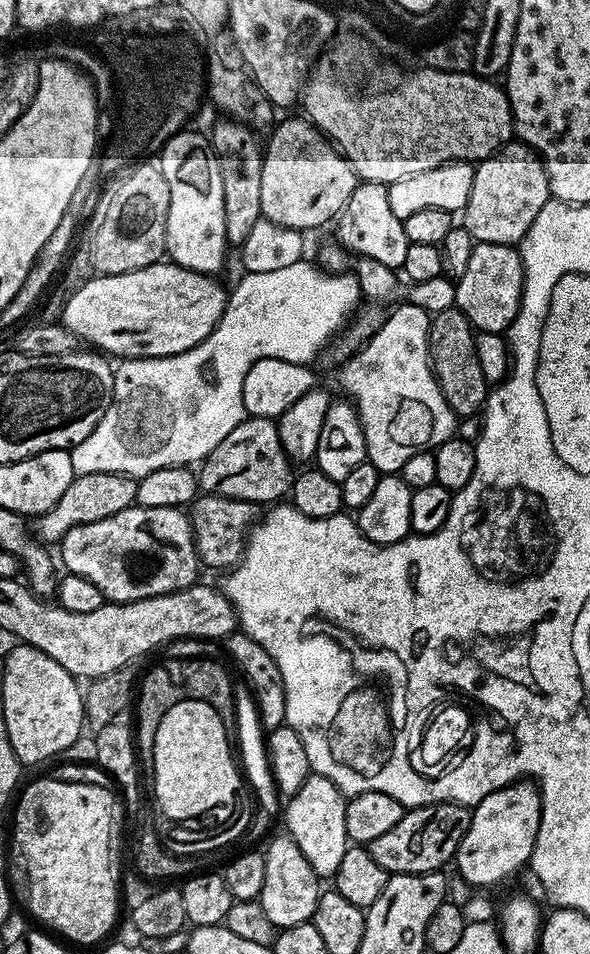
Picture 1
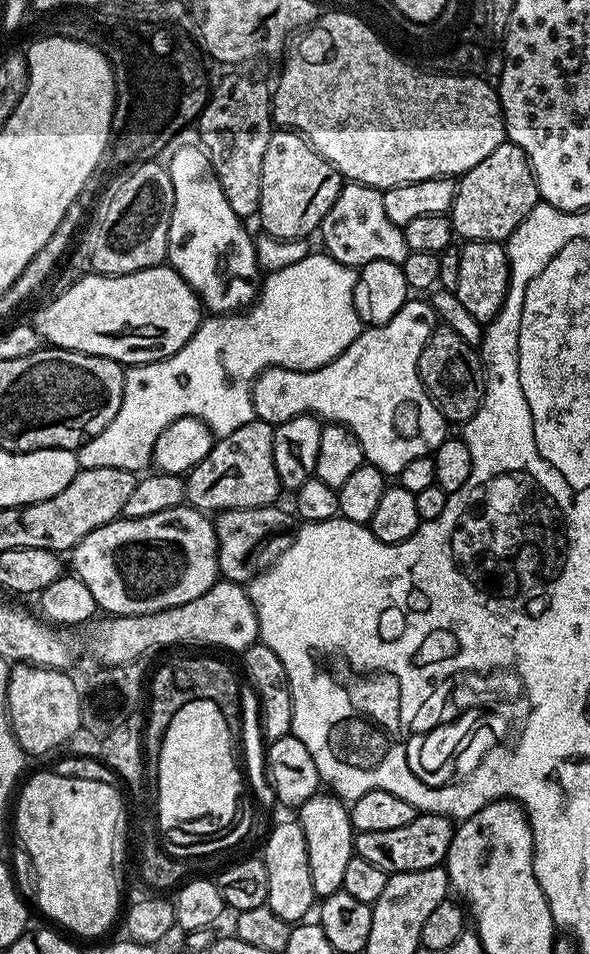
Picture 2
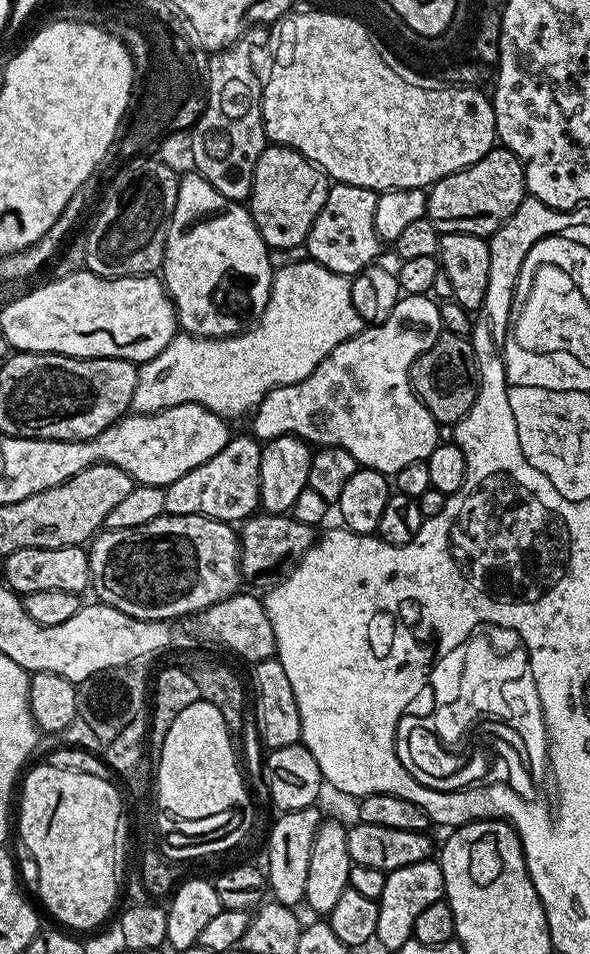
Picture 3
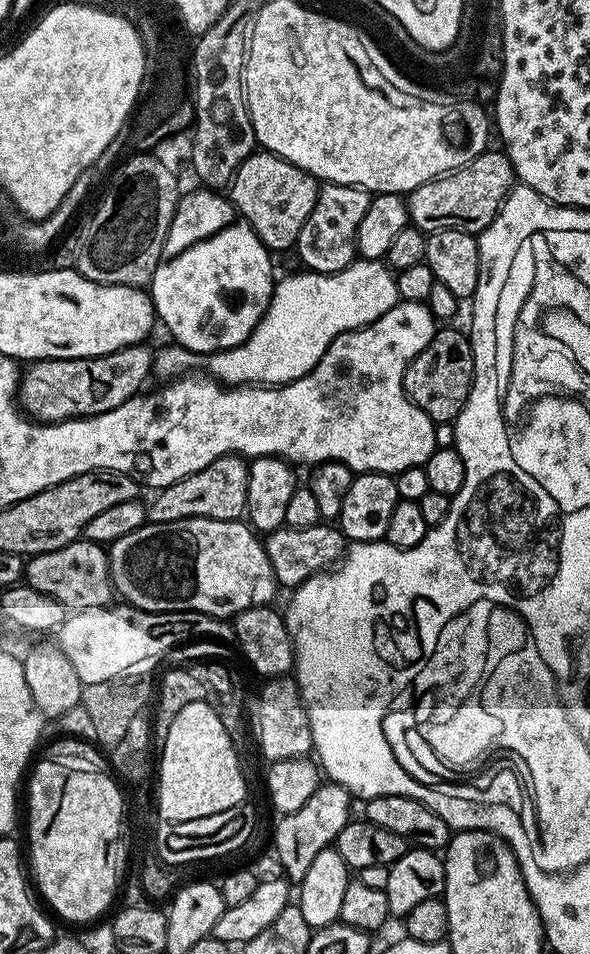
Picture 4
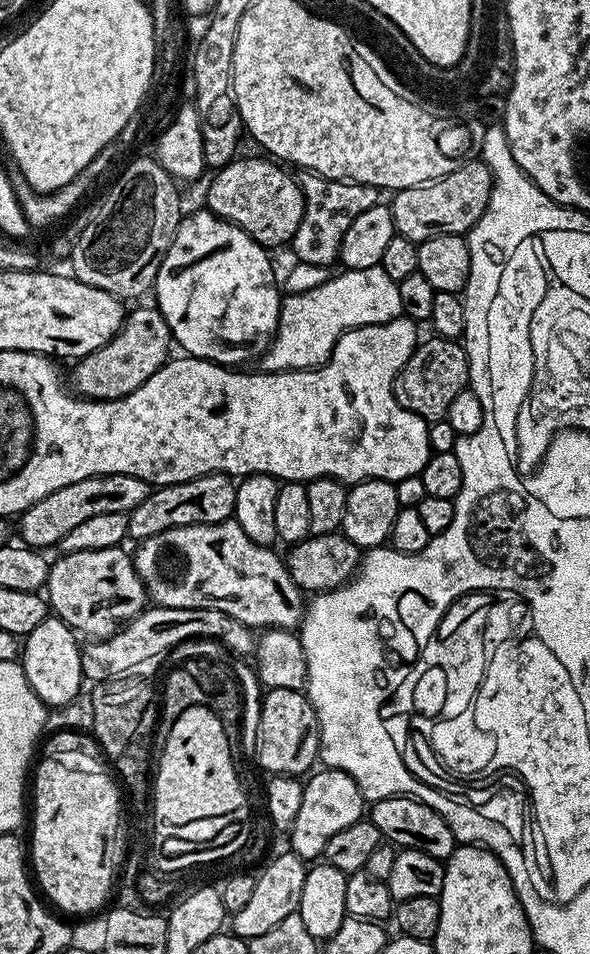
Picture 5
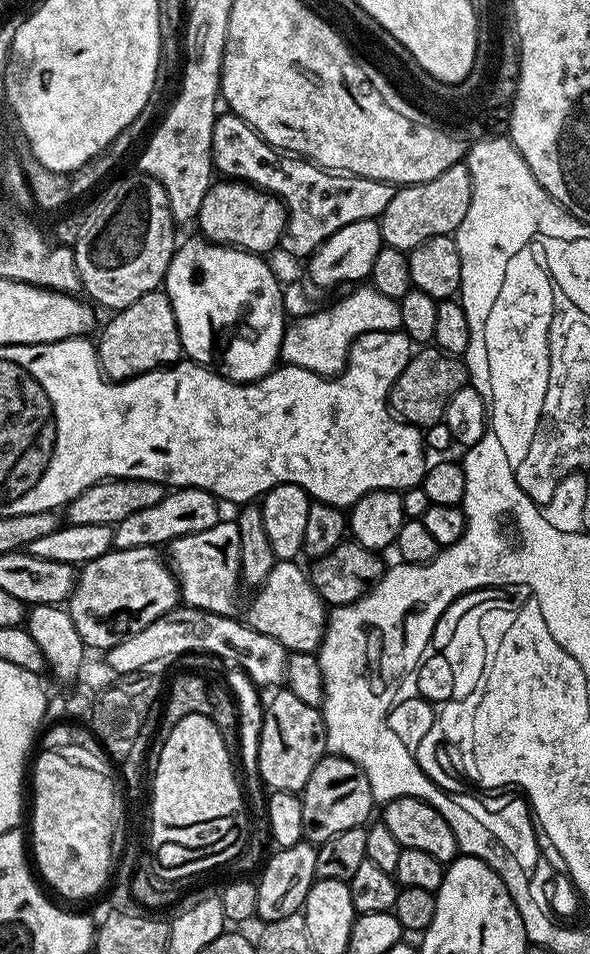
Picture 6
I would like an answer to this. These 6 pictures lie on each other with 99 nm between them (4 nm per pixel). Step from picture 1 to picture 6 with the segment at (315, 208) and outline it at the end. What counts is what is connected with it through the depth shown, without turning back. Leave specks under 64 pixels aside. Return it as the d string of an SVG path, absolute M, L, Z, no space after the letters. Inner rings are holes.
M221 179L206 190L195 223L200 224L199 235L213 244L227 244L229 248L243 248L245 252L268 254L279 245L288 214L284 203L263 188L242 180Z

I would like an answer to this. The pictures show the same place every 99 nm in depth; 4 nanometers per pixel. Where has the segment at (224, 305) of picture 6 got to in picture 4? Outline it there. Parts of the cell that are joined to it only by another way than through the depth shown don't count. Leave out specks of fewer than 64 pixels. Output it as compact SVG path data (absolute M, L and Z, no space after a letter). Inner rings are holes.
M241 216L232 226L220 226L214 232L216 238L208 240L198 248L186 250L181 254L180 260L170 259L166 266L156 268L150 285L152 304L156 308L159 323L168 327L169 334L176 339L173 341L179 347L186 348L193 354L211 354L244 344L246 338L250 338L250 334L258 326L272 300L273 257L264 243L256 237L256 231L247 227Z

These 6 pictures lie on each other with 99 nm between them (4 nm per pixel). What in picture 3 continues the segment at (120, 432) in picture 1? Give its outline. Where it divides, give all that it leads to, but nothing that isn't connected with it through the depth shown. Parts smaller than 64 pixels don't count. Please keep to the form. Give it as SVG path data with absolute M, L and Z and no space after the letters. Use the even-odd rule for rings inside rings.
M303 258L297 264L284 264L275 269L272 289L266 302L266 310L255 324L235 336L189 336L177 334L154 358L139 365L134 386L131 411L136 414L160 412L163 408L179 404L200 404L219 416L247 417L262 402L270 390L281 388L294 382L302 382L342 342L357 336L366 320L360 317L356 304L352 301L349 277L326 270L311 258Z

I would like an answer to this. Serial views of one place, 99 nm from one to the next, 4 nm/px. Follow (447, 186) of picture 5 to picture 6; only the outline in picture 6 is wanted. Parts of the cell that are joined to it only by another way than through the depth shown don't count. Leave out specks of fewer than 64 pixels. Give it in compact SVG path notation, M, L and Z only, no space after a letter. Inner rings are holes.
M464 162L450 166L450 170L430 178L430 182L397 187L394 198L390 198L386 210L378 217L384 247L410 253L430 238L452 236L462 226L466 210L470 210L471 197L472 179Z

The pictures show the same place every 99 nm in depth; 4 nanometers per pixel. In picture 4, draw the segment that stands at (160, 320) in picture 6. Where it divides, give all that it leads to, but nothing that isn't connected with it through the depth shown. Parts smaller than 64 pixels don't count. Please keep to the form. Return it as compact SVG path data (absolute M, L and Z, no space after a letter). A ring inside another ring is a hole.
M147 343L135 344L129 348L123 348L117 352L111 352L105 356L83 356L82 358L74 358L73 360L38 360L29 363L23 369L20 382L18 385L18 404L21 409L31 419L42 424L57 424L63 420L80 420L83 416L97 416L98 414L106 414L106 410L114 410L118 406L122 406L122 402L126 402L131 396L137 395L145 387L144 383L148 380L148 375L151 377L154 372L154 352L153 349L148 349Z

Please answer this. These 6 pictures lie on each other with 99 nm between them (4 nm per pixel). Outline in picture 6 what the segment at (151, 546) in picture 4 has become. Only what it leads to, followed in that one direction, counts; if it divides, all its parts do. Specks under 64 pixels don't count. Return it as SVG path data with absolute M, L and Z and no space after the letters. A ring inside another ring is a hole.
M221 520L214 527L204 531L195 532L192 535L182 535L174 539L166 550L168 566L177 582L177 589L181 601L192 608L202 609L204 612L222 613L231 615L234 604L236 586L240 584L240 563L241 563L241 532L237 521L227 522ZM277 560L272 565L270 574L259 585L260 593L248 608L246 622L254 630L277 640L289 653L315 653L324 640L326 605L314 590L309 573L298 565L296 560Z

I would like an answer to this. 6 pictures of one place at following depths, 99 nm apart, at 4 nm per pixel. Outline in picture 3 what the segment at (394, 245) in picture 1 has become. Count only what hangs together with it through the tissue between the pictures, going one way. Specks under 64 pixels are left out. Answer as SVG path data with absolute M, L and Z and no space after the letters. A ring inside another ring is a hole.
M333 183L326 194L326 202L320 213L314 218L312 229L308 231L306 241L307 255L321 264L326 270L337 272L339 276L349 278L359 277L365 270L377 263L376 255L380 252L382 241L374 230L374 206L376 205L377 193L371 188L354 186L353 184Z

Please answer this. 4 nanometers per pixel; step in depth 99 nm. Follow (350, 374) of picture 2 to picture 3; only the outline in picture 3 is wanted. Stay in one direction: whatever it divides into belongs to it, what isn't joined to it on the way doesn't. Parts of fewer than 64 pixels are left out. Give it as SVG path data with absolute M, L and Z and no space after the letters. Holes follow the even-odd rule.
M401 295L391 314L379 321L381 324L373 328L366 326L357 336L334 346L334 350L330 350L302 382L287 384L265 394L251 417L251 435L261 442L279 436L297 436L312 446L344 448L354 454L359 467L373 468L385 474L394 474L402 470L402 466L410 466L410 462L427 461L438 443L438 425L412 388L412 364L423 352L430 350L445 331L439 307L441 305L431 295Z

